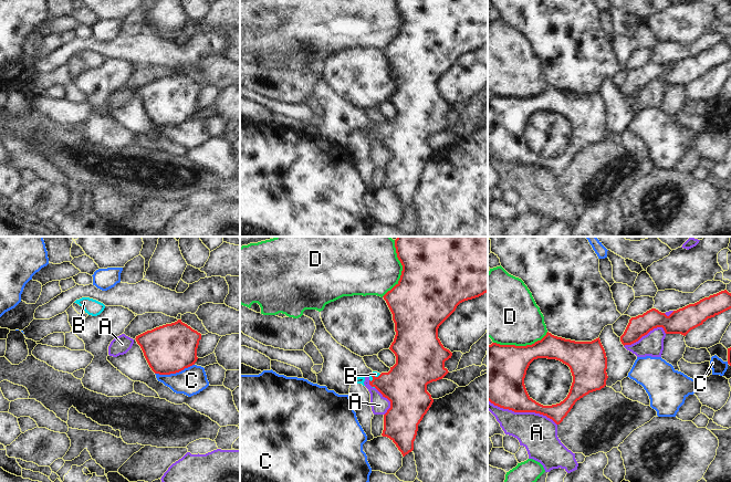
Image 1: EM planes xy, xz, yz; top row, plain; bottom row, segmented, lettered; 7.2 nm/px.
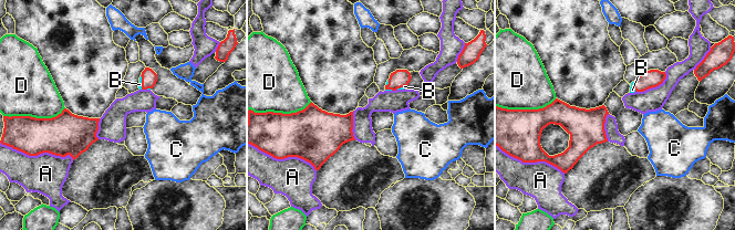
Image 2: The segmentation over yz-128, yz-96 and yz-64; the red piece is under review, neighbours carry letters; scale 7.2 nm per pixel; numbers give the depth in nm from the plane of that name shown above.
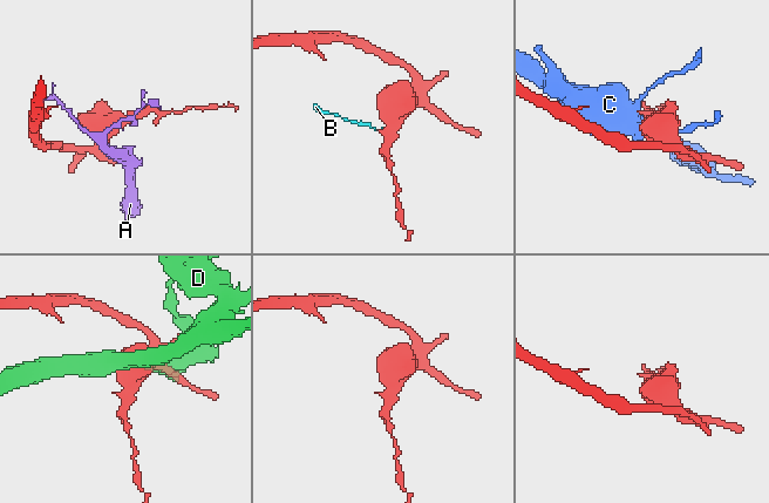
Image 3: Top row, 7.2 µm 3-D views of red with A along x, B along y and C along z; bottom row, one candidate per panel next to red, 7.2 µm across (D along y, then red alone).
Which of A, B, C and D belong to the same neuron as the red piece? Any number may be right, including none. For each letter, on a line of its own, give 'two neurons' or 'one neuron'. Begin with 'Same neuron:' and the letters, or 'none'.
Same neuron: B
A: two neurons
B: one neuron
C: two neurons
D: two neurons

